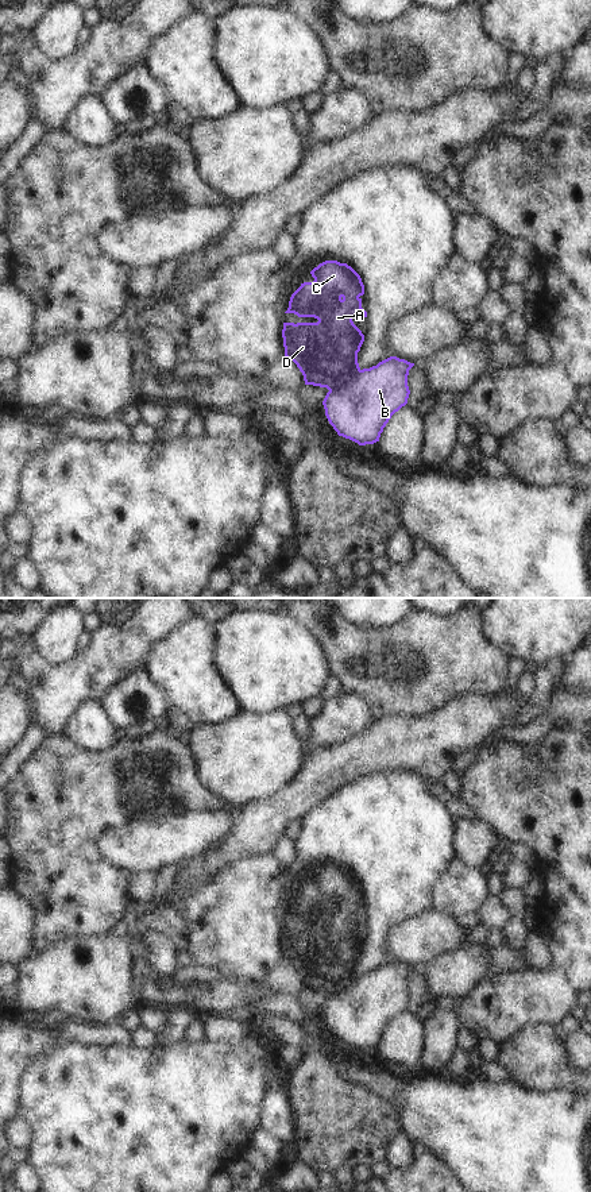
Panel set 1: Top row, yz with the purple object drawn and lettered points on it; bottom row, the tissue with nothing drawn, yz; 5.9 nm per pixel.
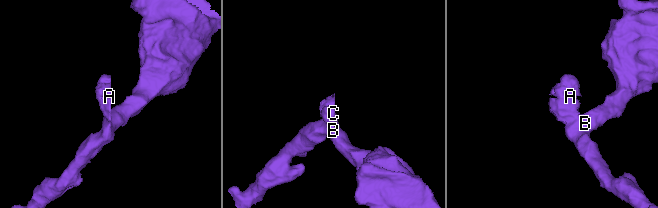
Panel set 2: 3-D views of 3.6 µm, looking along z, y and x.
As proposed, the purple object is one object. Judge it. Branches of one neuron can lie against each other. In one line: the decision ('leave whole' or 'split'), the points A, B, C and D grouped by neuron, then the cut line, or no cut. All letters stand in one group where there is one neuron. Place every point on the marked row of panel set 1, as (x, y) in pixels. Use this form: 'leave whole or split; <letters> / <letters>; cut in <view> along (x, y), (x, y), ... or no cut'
split; A C D / B; cut in yz along (360, 370), (344, 384), (329, 390)

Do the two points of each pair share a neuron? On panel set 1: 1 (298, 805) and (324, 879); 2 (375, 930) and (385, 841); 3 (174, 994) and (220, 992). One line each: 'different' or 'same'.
1: different
2: same
3: same

